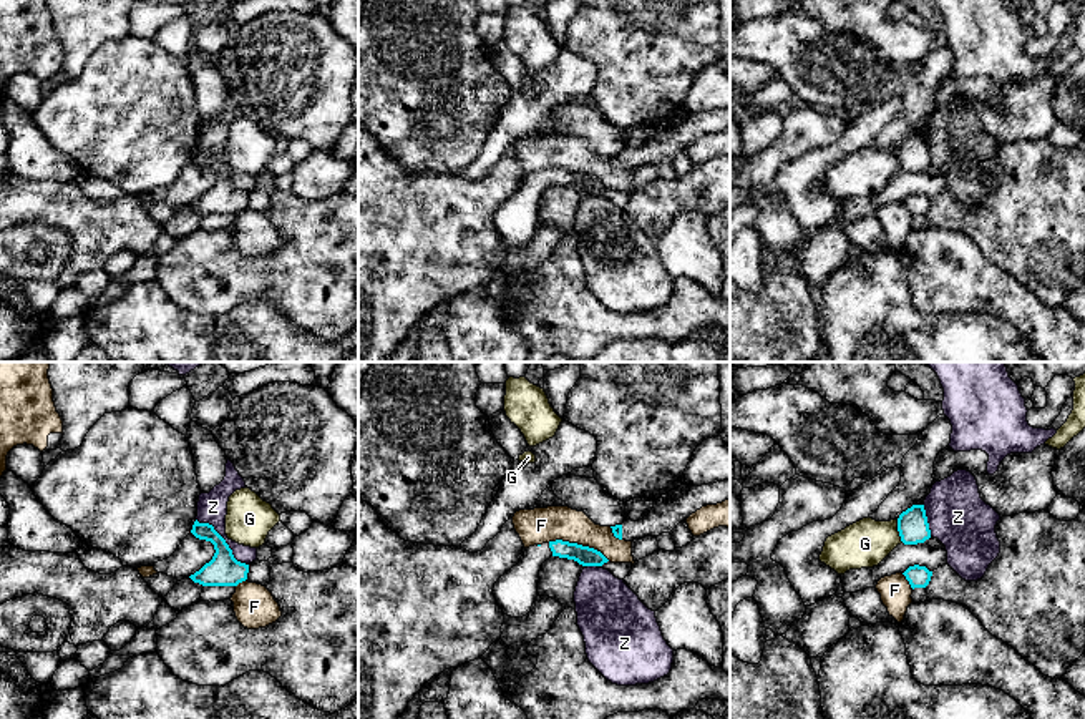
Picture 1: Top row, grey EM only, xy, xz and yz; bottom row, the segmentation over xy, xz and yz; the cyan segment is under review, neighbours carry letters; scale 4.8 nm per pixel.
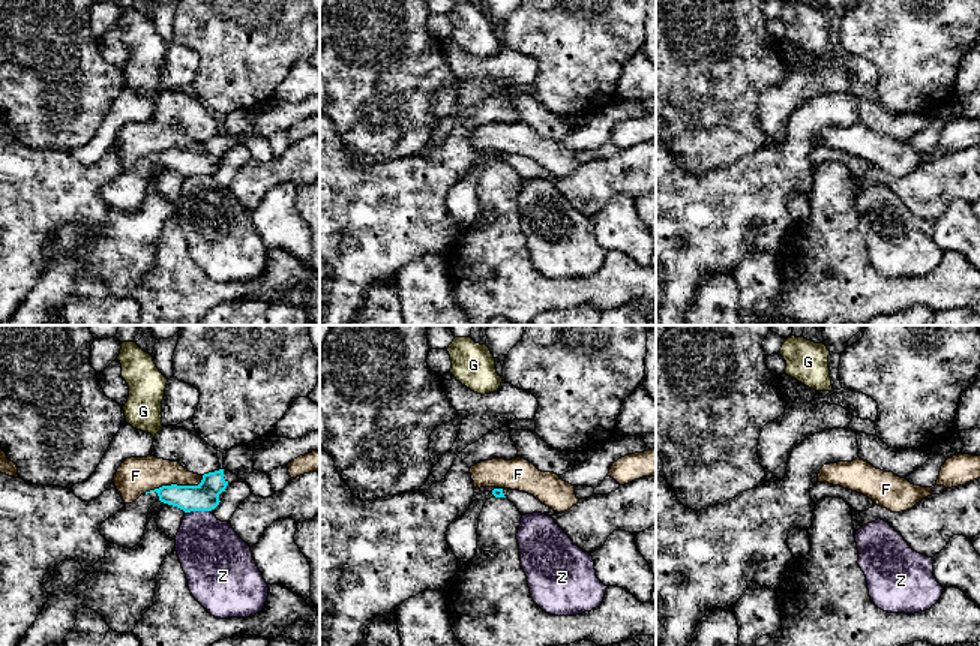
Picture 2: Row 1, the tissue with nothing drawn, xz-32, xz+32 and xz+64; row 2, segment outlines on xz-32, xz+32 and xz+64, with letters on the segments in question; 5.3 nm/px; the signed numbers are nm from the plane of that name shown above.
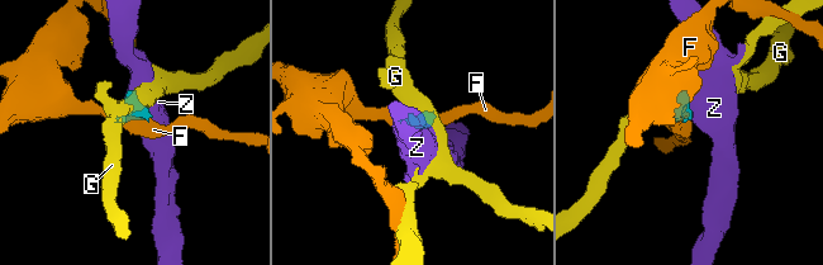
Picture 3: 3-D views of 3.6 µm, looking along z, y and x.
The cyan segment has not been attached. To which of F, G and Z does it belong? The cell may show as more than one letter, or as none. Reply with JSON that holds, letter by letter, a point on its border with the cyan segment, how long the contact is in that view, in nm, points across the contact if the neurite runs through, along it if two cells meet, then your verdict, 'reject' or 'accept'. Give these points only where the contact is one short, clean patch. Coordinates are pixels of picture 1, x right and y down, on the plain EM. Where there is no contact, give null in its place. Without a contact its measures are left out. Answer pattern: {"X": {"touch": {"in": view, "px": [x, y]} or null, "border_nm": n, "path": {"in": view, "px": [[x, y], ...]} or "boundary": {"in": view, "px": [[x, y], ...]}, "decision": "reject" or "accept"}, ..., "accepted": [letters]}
{"F": {"touch": {"in": "xz", "px": [579, 173]}, "border_nm": 320, "boundary": {"in": "xz", "px": [[548, 170], [568, 168], [588, 173], [599, 178], [609, 188]]}, "decision": "reject"}, "G": {"touch": {"in": "yz", "px": [898, 158]}, "border_nm": 120, "boundary": {"in": "yz", "px": [[896, 146], [896, 156], [903, 170]]}, "decision": "reject"}, "Z": {"touch": {"in": "xy", "px": [224, 168]}, "border_nm": 340, "boundary": {"in": "xy", "px": [[196, 146], [209, 151], [231, 181], [248, 193]]}, "decision": "reject"}, "accepted": []}

